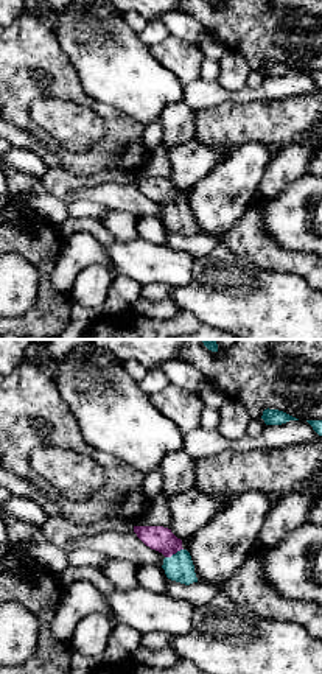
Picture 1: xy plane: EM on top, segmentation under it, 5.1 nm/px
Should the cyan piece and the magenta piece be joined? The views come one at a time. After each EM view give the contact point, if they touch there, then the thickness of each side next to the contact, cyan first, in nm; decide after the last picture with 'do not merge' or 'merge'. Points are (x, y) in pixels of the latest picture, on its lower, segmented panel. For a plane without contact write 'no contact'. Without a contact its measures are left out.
contact (173, 554); calibres 150 and 130 nm

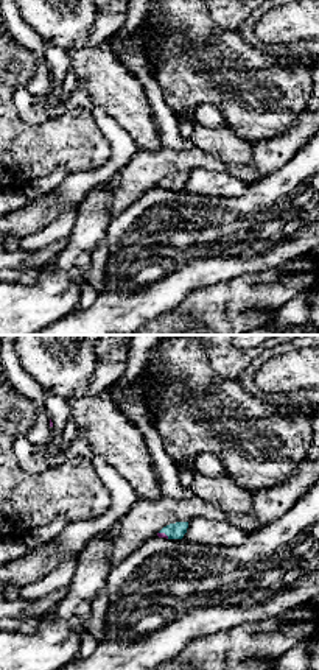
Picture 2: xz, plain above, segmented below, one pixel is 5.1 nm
contact (164, 532); calibres 80 and 30 nm

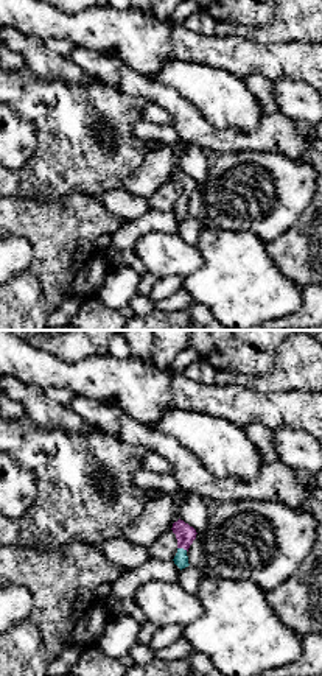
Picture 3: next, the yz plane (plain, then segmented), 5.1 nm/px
contact (182, 549); calibres 80 and 100 nm

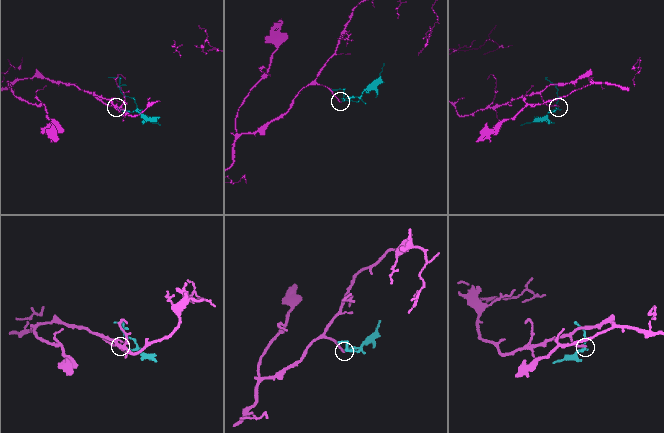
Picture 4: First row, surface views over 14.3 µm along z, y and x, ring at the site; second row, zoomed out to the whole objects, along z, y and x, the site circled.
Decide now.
merge

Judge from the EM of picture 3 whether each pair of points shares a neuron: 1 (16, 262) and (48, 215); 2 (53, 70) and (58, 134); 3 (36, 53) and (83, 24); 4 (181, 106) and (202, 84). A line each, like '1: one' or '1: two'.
1: two
2: two
3: two
4: two

